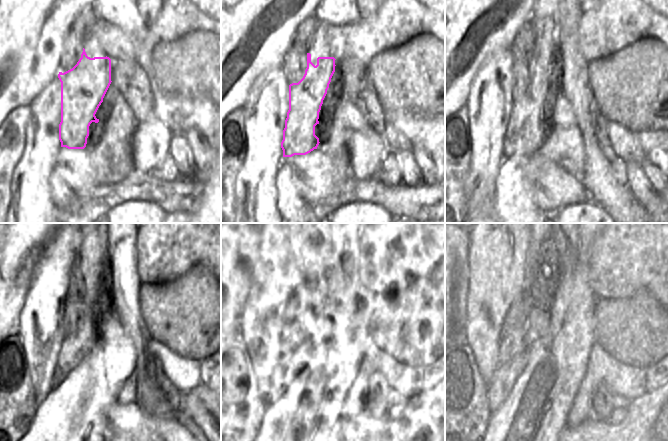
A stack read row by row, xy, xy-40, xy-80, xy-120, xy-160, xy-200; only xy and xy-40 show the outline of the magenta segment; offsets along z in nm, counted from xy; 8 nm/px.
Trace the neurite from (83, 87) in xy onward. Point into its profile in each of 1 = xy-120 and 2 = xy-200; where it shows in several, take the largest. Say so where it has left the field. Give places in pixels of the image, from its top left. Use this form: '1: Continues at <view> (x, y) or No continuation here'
1: Continues at xy-120 (78, 342)
2: Continues at xy-200 (498, 388)

